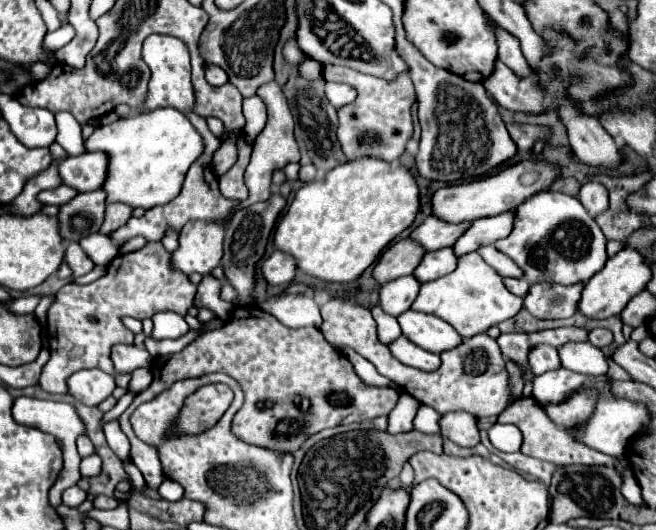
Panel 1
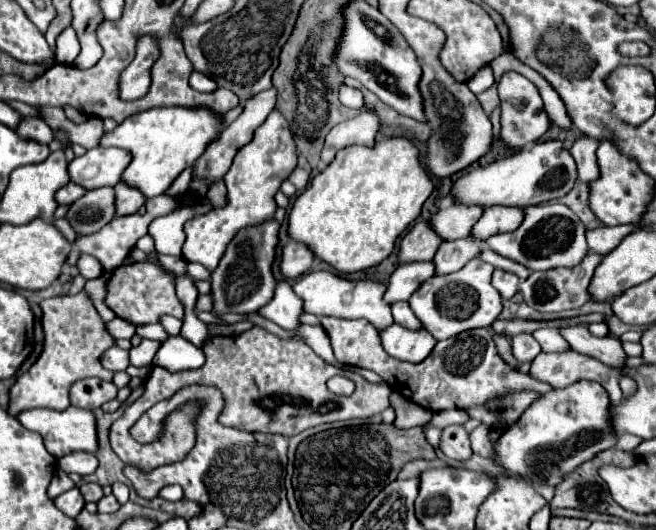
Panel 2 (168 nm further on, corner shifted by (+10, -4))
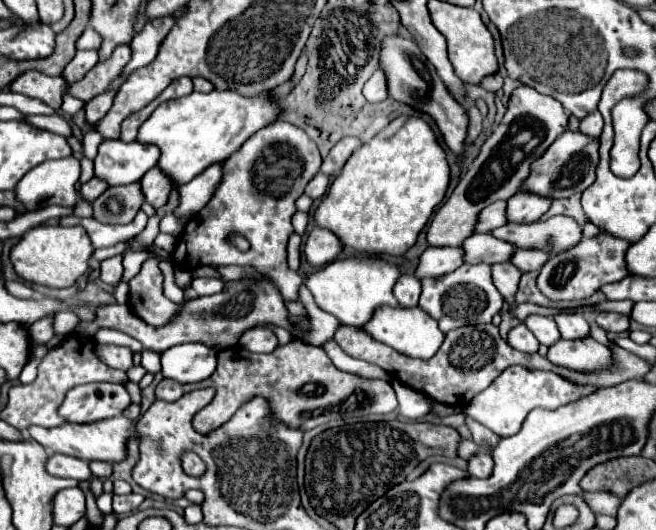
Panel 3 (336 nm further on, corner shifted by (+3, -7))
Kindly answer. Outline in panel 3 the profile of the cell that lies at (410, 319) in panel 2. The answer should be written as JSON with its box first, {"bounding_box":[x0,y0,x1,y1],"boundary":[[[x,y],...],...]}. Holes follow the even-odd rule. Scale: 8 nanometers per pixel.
{"bounding_box":[394,275,420,307],"boundary":[[[400,275],[394,285],[394,295],[402,307],[418,305],[420,297],[420,281],[416,275]]]}

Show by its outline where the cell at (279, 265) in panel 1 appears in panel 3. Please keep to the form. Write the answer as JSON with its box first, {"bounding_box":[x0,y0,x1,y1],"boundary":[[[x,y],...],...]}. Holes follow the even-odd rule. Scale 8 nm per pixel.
{"bounding_box":[304,227,342,267],"boundary":[[[314,227],[304,245],[304,257],[314,267],[322,267],[328,261],[334,261],[340,251],[342,251],[340,239],[332,231],[322,227]]]}

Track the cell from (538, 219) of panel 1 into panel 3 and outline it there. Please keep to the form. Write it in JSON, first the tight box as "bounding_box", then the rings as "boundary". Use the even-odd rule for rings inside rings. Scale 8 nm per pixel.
{"bounding_box":[492,215,582,255],"boundary":[[[560,215],[542,223],[506,223],[496,227],[492,235],[510,241],[516,247],[540,247],[554,255],[572,247],[572,243],[578,243],[582,239],[582,227],[574,219]]]}

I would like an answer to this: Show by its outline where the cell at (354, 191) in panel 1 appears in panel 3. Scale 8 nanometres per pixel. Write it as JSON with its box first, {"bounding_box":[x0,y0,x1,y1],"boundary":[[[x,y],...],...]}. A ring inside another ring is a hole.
{"bounding_box":[314,115,450,255],"boundary":[[[400,115],[378,131],[370,141],[352,153],[340,175],[330,185],[328,193],[320,201],[314,219],[318,227],[334,231],[342,245],[360,253],[388,253],[404,255],[418,239],[420,231],[428,223],[434,207],[438,207],[446,195],[450,183],[450,167],[446,163],[446,151],[440,147],[432,127],[422,117]]]}

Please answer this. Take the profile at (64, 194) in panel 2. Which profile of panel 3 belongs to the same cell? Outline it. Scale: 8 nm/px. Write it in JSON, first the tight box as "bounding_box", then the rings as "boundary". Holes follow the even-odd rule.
{"bounding_box":[80,177,108,201],"boundary":[[[94,177],[94,179],[90,179],[88,183],[84,183],[84,185],[80,187],[80,193],[82,193],[82,197],[84,197],[86,201],[94,201],[94,199],[100,197],[106,189],[108,189],[108,183],[106,183],[104,179]]]}

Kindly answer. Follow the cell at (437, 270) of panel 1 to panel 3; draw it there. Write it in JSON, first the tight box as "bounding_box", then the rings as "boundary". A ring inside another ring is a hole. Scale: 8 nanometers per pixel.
{"bounding_box":[464,233,514,263],"boundary":[[[476,233],[464,241],[464,261],[466,263],[506,263],[512,259],[514,245],[502,239],[496,239],[490,233]]]}

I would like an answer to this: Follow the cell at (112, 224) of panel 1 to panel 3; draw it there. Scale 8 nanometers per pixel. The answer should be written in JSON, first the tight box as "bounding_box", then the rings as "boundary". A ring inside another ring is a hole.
{"bounding_box":[142,167,176,209],"boundary":[[[154,167],[152,171],[148,171],[144,177],[142,177],[142,187],[144,187],[144,195],[146,195],[146,201],[160,209],[168,203],[168,195],[170,191],[176,187],[172,183],[172,179],[160,171],[160,167]]]}

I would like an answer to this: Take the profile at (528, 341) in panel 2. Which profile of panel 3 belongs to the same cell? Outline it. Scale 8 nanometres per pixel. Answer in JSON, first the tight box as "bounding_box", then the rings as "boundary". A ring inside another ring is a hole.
{"bounding_box":[508,323,540,353],"boundary":[[[520,323],[520,325],[516,325],[516,327],[512,327],[508,331],[508,343],[514,349],[524,351],[524,353],[536,353],[538,351],[538,345],[540,345],[538,339],[530,333],[530,329],[524,323]]]}

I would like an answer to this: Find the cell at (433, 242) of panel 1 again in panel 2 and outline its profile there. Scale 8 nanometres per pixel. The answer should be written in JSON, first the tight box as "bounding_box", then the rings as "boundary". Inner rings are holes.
{"bounding_box":[429,206,483,240],"boundary":[[[449,206],[441,208],[435,216],[429,218],[429,226],[441,240],[457,240],[469,236],[473,224],[481,218],[483,208],[465,208],[465,206]]]}

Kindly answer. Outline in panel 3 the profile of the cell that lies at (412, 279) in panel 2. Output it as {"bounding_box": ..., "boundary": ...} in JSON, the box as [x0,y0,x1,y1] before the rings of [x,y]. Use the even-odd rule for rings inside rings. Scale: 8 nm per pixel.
{"bounding_box":[416,247,464,277],"boundary":[[[428,247],[416,269],[416,277],[438,277],[456,271],[462,265],[464,249],[462,247]]]}

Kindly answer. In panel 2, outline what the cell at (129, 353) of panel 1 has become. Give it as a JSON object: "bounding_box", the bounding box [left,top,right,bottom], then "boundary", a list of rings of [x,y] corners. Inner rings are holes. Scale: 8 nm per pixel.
{"bounding_box":[101,346,129,372],"boundary":[[[113,346],[113,348],[105,350],[105,354],[101,356],[101,364],[103,364],[103,368],[107,368],[111,372],[121,372],[129,366],[129,352],[119,346]]]}

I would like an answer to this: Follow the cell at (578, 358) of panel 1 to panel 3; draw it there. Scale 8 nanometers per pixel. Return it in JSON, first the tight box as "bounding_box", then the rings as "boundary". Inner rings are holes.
{"bounding_box":[524,315,560,345],"boundary":[[[528,315],[524,319],[524,325],[534,333],[534,337],[544,343],[544,345],[552,345],[556,343],[556,339],[560,339],[560,333],[558,333],[558,327],[554,323],[552,317],[542,317],[542,315]]]}

